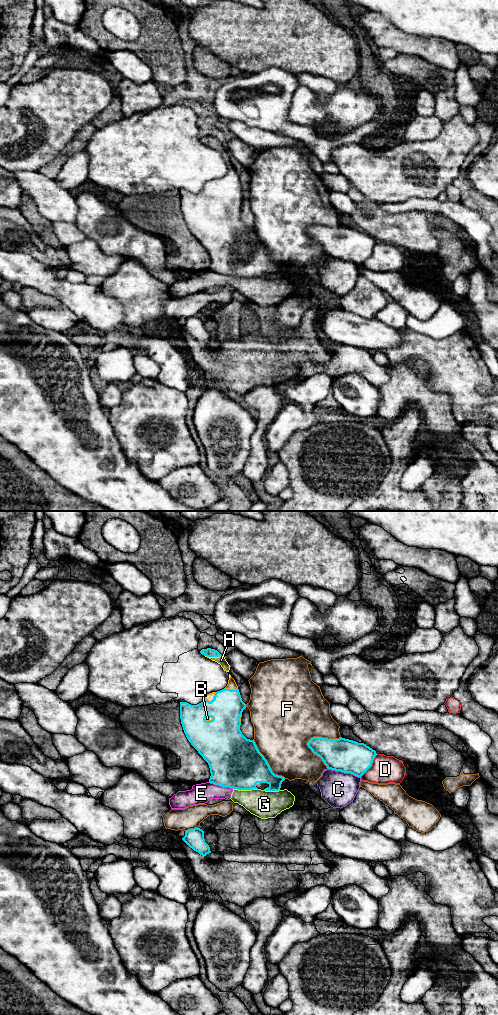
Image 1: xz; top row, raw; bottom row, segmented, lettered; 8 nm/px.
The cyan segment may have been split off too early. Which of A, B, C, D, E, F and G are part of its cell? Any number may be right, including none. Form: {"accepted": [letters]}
{"accepted": ["A", "B"]}

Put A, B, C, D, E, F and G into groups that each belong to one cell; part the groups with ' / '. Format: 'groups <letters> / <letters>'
groups A B / C / D / E G / F

